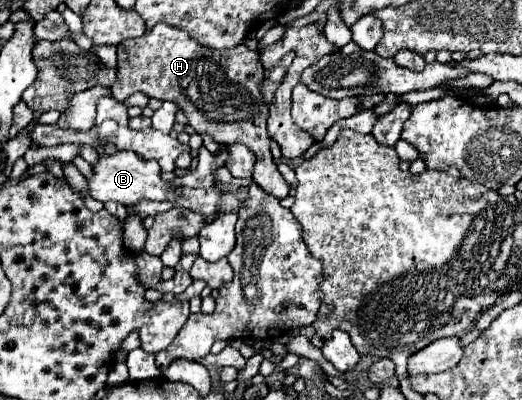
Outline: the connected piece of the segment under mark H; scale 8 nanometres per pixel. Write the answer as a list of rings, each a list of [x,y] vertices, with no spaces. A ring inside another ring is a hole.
[[[161,22],[143,36],[117,46],[117,80],[111,86],[111,92],[119,102],[133,92],[175,102],[197,134],[209,134],[221,146],[247,146],[257,158],[253,180],[275,198],[283,198],[289,194],[289,188],[269,152],[269,104],[263,102],[261,82],[263,66],[255,50],[249,50],[245,44],[237,44],[229,50],[211,50],[199,46],[199,42],[185,30]]]

